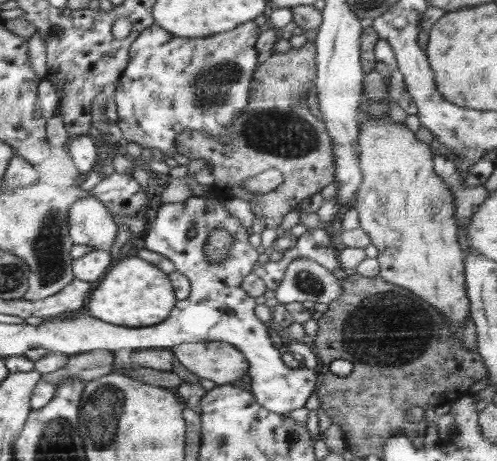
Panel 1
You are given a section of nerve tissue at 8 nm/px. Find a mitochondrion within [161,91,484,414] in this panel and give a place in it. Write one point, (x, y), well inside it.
(387, 329)

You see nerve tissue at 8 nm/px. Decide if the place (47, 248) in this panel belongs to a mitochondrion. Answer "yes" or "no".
yes

